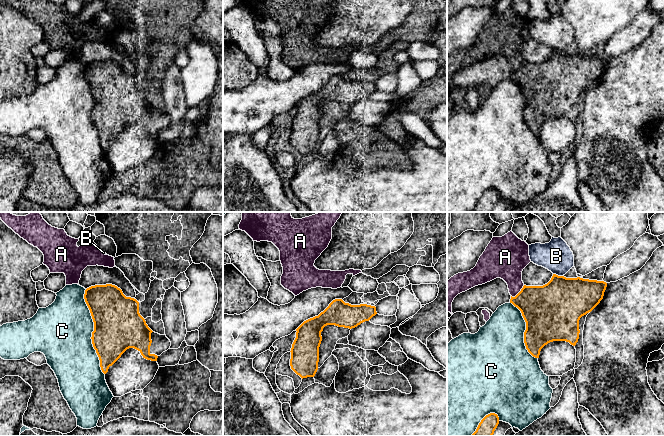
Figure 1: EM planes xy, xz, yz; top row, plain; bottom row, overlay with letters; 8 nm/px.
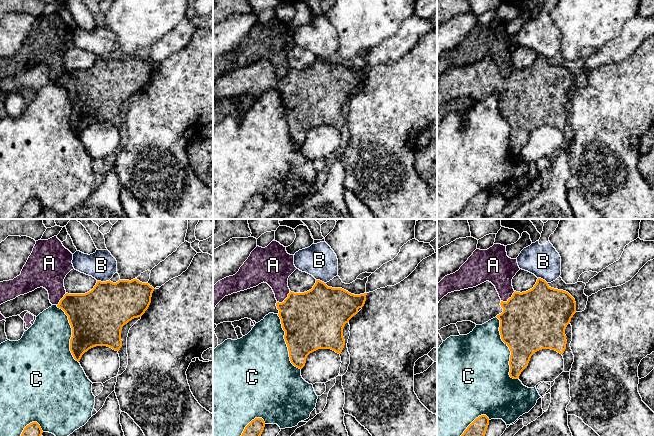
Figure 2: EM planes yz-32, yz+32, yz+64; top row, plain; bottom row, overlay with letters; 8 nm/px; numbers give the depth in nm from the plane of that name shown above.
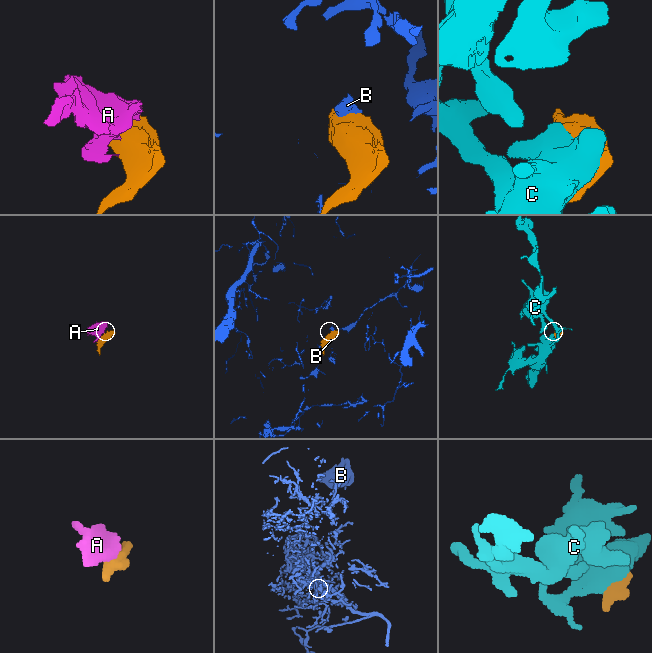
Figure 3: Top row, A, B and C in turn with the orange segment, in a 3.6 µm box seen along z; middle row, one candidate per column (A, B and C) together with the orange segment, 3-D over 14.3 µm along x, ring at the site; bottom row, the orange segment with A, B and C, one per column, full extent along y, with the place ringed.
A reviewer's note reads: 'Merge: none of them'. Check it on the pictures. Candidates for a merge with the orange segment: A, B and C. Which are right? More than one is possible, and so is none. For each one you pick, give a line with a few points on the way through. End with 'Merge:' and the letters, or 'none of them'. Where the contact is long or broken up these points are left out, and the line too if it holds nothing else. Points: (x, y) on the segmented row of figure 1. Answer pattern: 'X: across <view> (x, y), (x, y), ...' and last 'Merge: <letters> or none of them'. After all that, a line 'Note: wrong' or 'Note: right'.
Merge: none of them
Note: right

